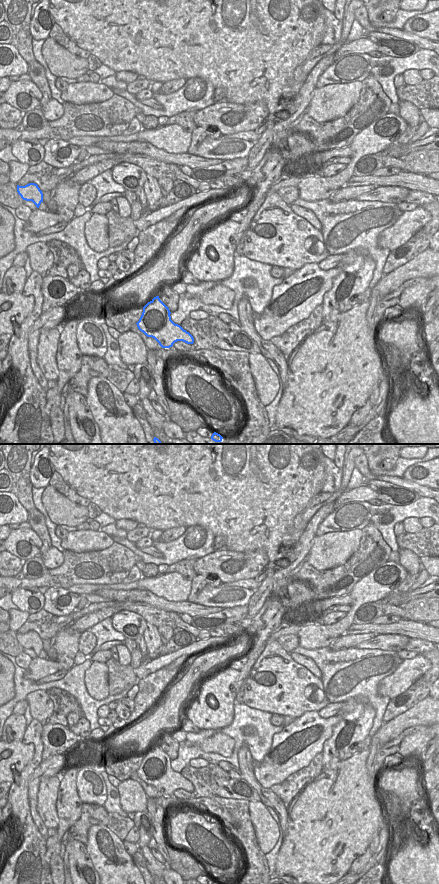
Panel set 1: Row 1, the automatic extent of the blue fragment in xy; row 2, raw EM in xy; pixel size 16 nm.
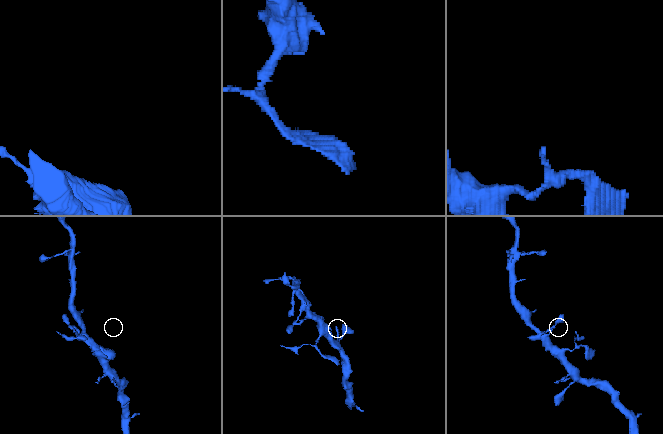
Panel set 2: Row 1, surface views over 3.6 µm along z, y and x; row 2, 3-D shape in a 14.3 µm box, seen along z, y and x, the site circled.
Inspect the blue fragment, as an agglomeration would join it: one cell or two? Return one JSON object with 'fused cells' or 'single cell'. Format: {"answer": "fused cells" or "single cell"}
{"answer": "fused cells"}

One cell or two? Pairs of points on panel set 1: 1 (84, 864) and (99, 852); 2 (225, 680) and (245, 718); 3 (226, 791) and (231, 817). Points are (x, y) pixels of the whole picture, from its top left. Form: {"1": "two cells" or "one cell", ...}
{"1": "two cells", "2": "two cells", "3": "two cells"}

